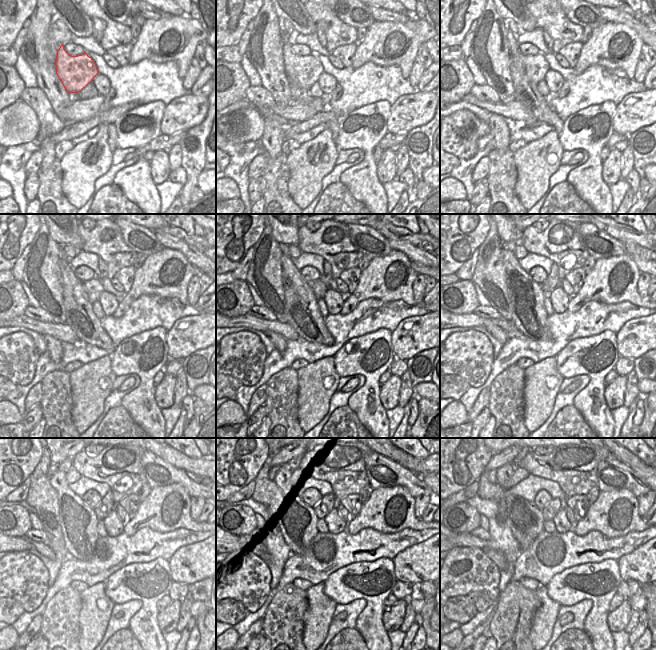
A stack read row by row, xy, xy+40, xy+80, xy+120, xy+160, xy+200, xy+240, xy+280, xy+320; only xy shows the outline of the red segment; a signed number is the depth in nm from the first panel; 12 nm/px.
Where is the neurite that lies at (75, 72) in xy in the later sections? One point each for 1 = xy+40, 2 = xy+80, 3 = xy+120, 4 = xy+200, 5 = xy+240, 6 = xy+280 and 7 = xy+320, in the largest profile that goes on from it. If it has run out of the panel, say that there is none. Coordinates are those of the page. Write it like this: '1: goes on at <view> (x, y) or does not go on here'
1: goes on at xy+40 (307, 69)
2: goes on at xy+80 (536, 66)
3: goes on at xy+120 (93, 287)
4: goes on at xy+200 (511, 245)
5: goes on at xy+240 (66, 465)
6: goes on at xy+280 (294, 463)
7: goes on at xy+320 (517, 462)

